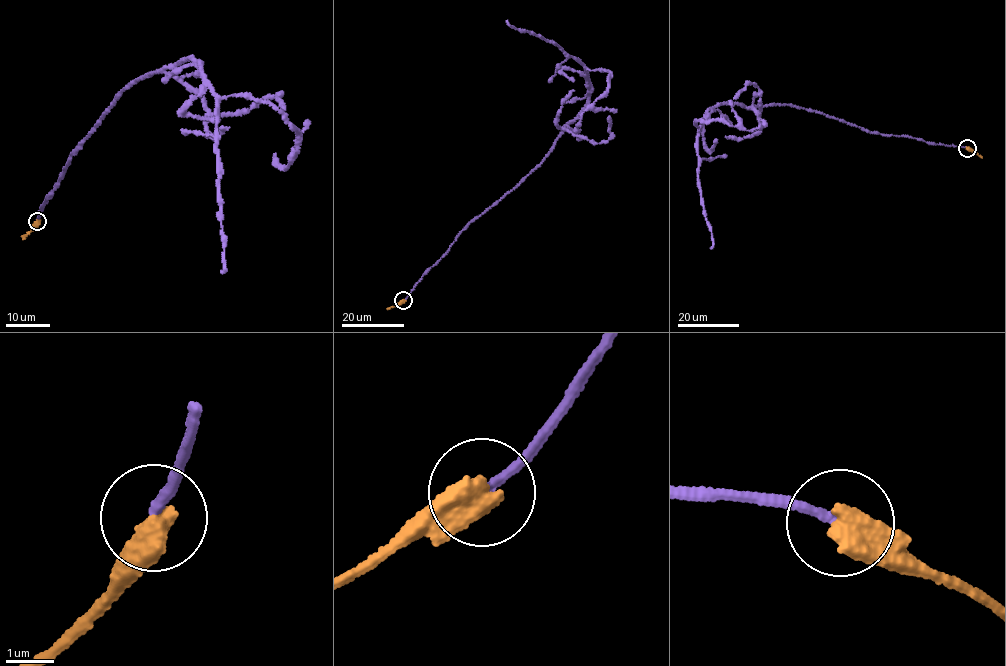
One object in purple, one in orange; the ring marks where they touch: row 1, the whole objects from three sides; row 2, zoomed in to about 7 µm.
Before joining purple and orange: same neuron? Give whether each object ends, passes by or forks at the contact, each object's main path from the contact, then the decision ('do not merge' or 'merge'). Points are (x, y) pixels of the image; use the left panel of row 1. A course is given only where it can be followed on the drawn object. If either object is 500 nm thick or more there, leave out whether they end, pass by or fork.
purple runs (37, 221), (72, 156), (122, 91), (144, 76), (191, 58), (199, 63), (216, 99), (222, 273); orange runs (37, 221), (22, 238); do not merge

